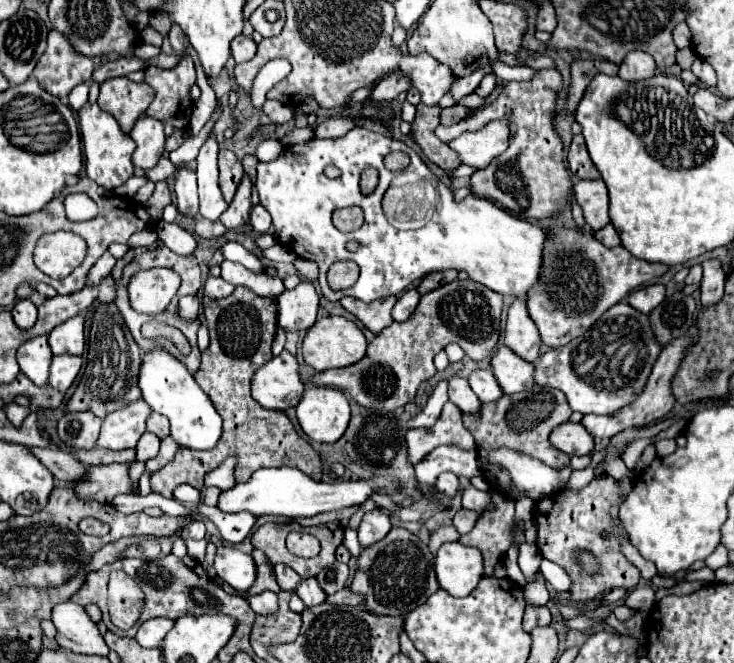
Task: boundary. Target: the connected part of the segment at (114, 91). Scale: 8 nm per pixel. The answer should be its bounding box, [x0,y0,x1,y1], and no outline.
[97,78,153,134]

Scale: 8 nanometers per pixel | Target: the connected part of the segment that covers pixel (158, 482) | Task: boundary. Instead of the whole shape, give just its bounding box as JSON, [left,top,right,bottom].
[151,288,323,498]

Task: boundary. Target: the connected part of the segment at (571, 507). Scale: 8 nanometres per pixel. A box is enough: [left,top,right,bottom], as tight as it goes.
[535,476,641,602]

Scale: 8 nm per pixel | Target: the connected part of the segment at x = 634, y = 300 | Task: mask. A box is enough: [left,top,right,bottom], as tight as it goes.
[629,284,665,314]

